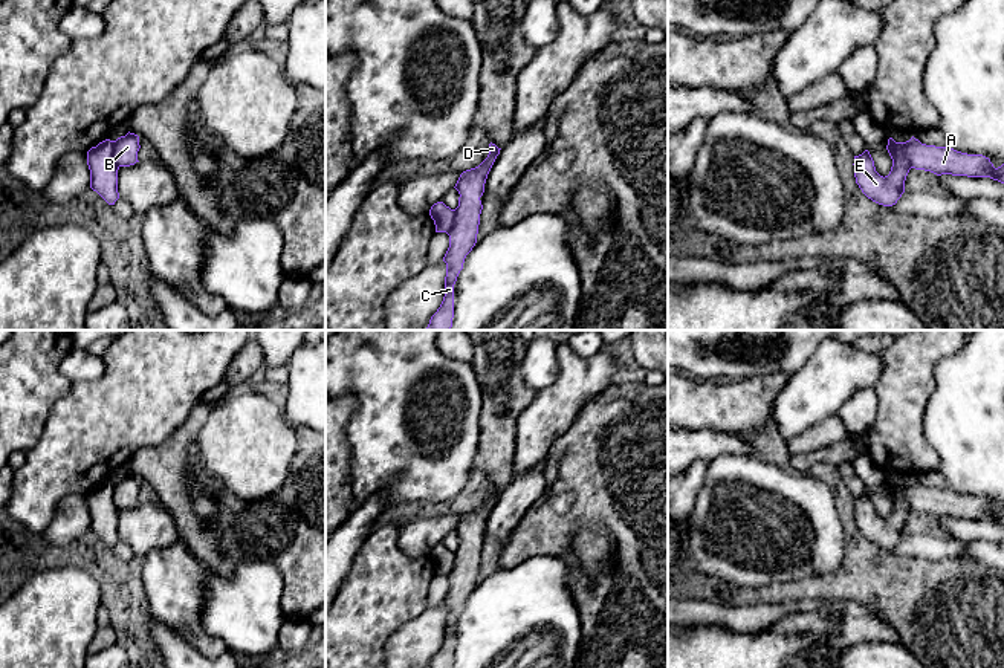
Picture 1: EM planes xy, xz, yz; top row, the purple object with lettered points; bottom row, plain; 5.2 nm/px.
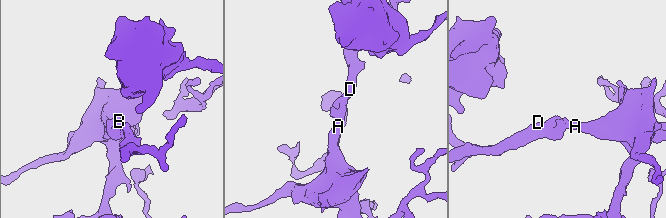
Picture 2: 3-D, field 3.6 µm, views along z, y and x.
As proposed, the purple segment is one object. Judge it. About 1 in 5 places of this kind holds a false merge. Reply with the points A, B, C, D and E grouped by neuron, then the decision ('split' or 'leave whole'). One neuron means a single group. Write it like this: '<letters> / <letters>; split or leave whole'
A B C D E; leave whole

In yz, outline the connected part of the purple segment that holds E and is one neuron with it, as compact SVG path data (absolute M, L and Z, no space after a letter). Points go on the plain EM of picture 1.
M914 478L906 485L888 482L886 492L892 501L888 518L876 514L868 492L854 498L854 520L862 535L873 544L892 549L905 535L905 523L911 511L931 514L937 518L990 520L1004 526L1004 506L993 509L983 497L967 497L949 489L921 486Z

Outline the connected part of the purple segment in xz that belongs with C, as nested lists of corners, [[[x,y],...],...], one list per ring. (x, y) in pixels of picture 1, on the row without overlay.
[[[491,485],[487,500],[478,509],[460,517],[454,529],[460,537],[455,552],[451,552],[443,544],[434,546],[429,552],[436,575],[446,575],[449,578],[449,590],[443,599],[446,605],[445,639],[428,668],[452,668],[454,627],[463,611],[466,598],[477,585],[480,556],[483,552],[480,540],[484,535],[487,517],[500,492],[501,491]]]

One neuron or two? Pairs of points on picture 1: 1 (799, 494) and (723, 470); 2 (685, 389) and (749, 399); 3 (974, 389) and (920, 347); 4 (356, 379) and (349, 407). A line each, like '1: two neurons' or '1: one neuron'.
1: one neuron
2: one neuron
3: two neurons
4: two neurons

